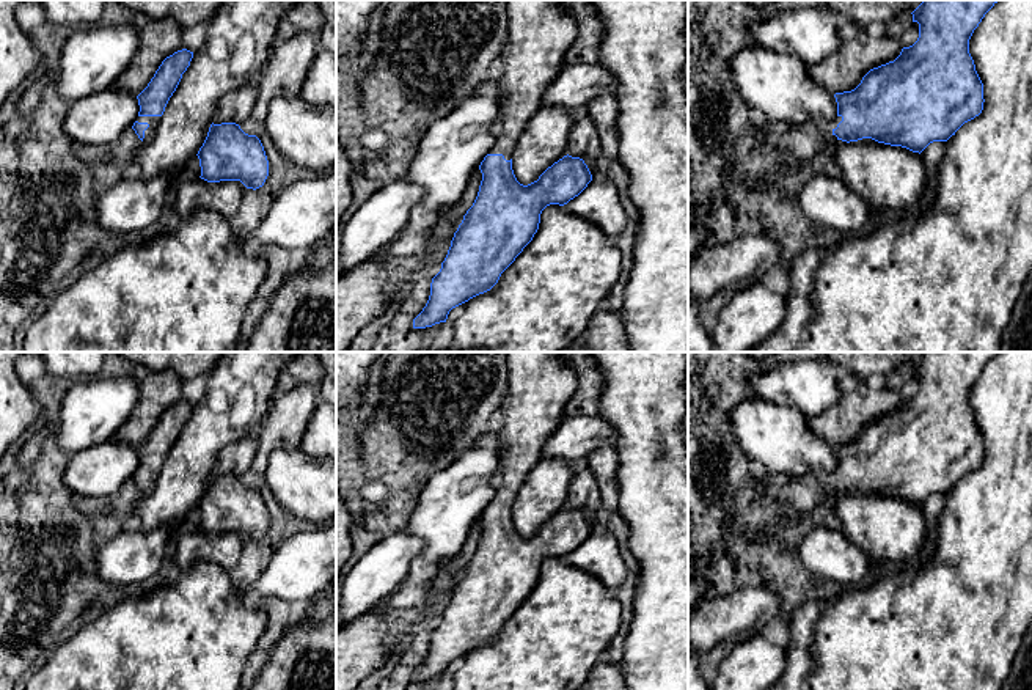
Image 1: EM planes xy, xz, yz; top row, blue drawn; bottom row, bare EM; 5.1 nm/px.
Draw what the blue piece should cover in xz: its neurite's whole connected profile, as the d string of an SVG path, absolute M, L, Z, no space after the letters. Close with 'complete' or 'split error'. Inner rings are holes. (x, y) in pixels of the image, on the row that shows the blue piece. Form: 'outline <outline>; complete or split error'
outline M511 0L507 5L507 42L495 63L493 74L500 88L490 152L479 165L482 181L473 206L459 225L440 272L432 278L430 295L413 319L413 328L446 322L452 308L490 291L501 273L515 261L539 229L540 214L550 204L564 206L592 181L580 157L564 156L548 167L537 181L523 185L512 170L515 141L529 119L543 107L543 94L556 79L561 64L572 55L576 20L562 0Z; split error

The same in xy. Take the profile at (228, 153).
outline M236 123L210 124L198 151L201 179L207 182L240 181L259 189L269 176L269 160L261 140L245 134Z; complete

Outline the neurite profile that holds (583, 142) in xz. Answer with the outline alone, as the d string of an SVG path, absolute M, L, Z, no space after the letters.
M586 110L573 113L567 154L583 159L592 174L592 179L602 176L595 168L595 159L602 154L600 138L597 127Z

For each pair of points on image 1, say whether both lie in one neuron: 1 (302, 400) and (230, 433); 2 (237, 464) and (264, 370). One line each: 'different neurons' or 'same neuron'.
1: different neurons
2: different neurons

